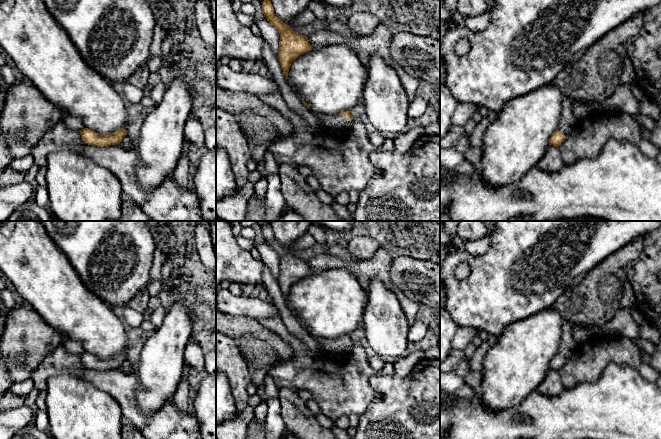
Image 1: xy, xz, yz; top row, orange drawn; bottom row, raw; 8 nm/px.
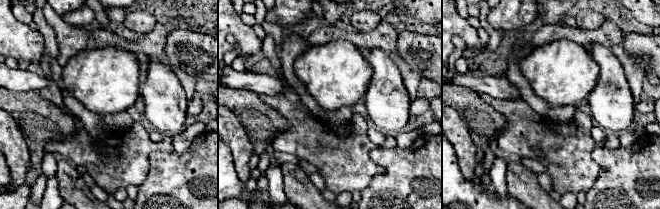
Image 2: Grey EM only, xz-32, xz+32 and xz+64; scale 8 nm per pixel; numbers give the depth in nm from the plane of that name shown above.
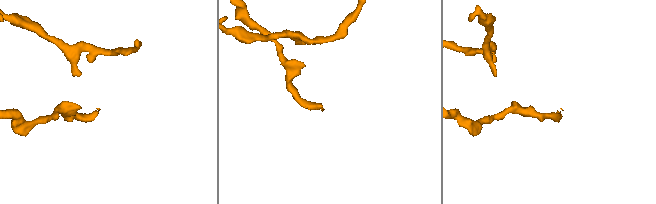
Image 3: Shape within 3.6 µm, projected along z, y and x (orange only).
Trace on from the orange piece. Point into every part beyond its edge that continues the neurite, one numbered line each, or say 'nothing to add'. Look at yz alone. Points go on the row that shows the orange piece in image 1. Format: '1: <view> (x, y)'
1: yz (567, 120)

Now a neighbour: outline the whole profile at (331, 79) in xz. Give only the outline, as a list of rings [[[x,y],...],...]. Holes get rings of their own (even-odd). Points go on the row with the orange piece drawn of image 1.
[[[346,44],[329,45],[311,49],[293,60],[289,68],[287,83],[302,102],[309,105],[310,110],[326,118],[342,111],[353,111],[363,98],[369,69],[355,51]]]

